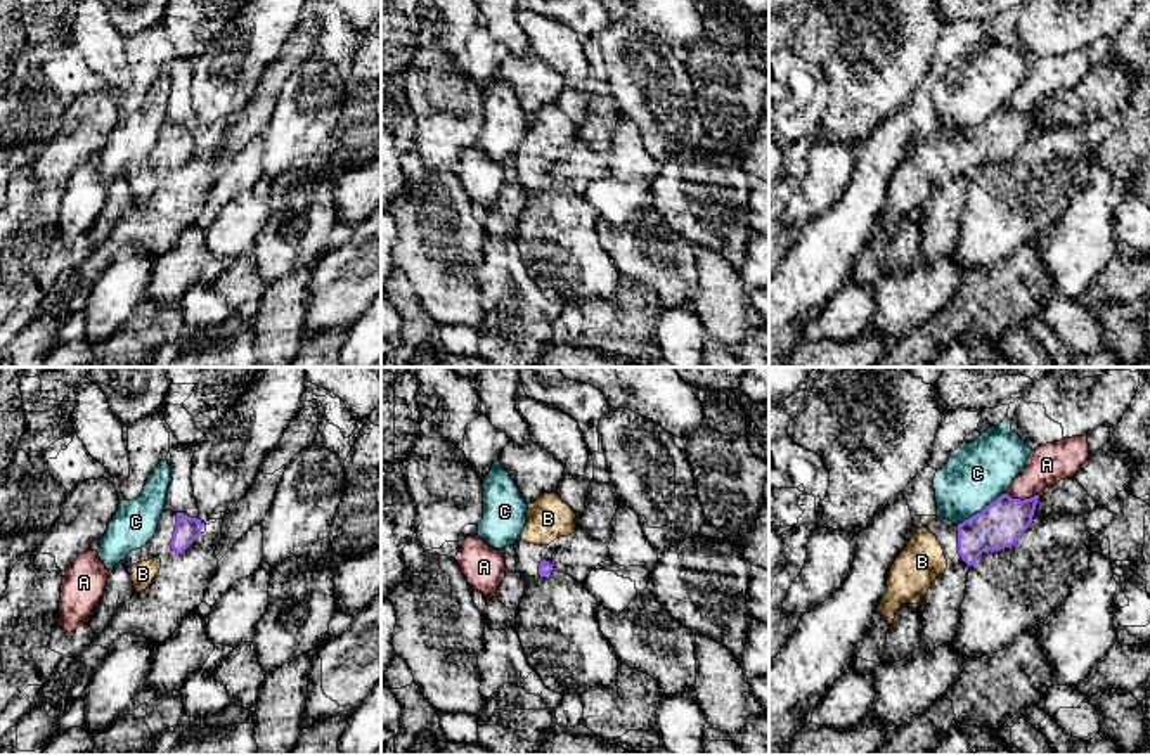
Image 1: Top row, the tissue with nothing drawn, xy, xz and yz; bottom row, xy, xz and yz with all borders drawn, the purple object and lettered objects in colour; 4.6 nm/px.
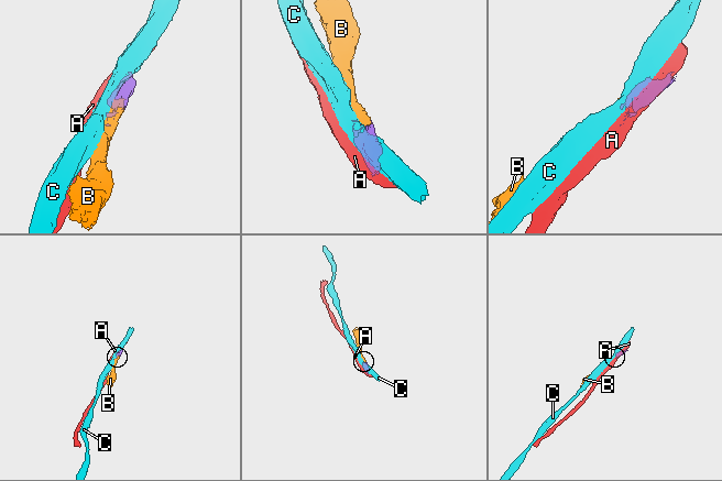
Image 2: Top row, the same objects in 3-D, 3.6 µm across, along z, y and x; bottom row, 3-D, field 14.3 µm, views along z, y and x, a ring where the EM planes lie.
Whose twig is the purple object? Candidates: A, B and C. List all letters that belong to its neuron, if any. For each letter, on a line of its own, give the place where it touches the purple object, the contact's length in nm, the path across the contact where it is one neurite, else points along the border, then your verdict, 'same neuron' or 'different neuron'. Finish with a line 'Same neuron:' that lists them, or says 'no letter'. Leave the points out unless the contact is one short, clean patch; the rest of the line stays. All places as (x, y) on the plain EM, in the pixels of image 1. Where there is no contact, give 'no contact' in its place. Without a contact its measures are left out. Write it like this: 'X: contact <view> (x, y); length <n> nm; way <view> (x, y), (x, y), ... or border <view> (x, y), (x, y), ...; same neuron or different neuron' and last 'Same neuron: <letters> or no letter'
A: contact yz (1024, 111); length 150 nm; different neuron
B: no contact; same neuron
C: contact yz (982, 122); length 280 nm; different neuron
Same neuron: B

